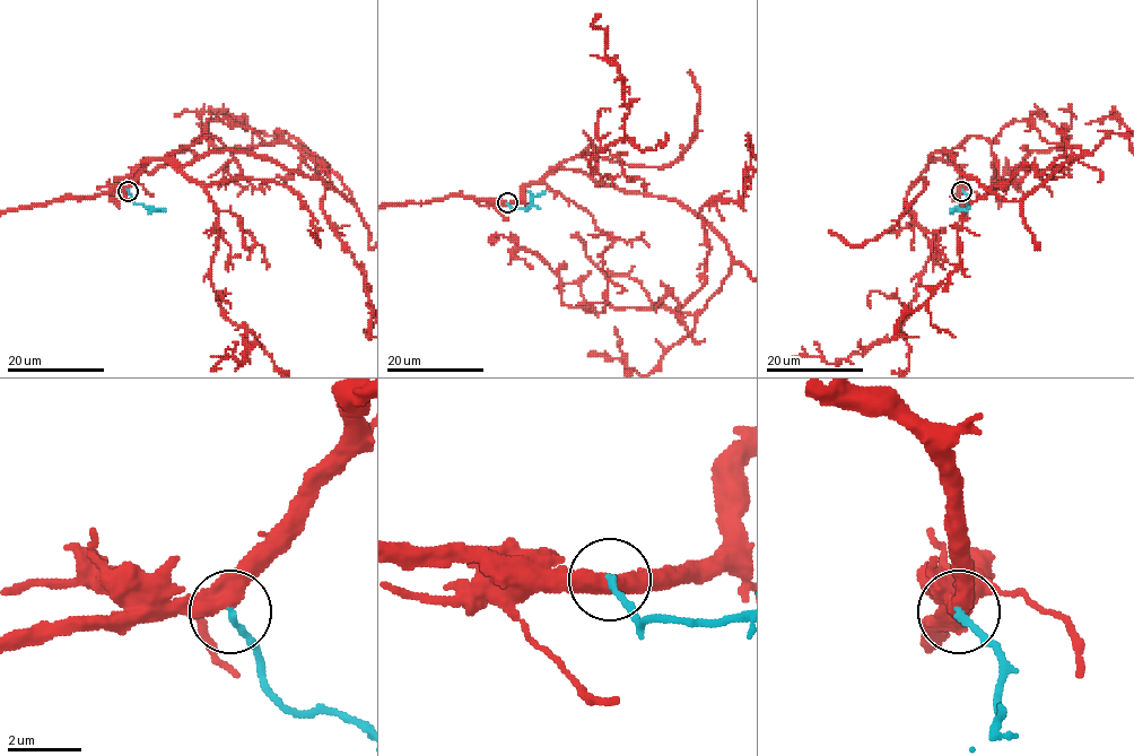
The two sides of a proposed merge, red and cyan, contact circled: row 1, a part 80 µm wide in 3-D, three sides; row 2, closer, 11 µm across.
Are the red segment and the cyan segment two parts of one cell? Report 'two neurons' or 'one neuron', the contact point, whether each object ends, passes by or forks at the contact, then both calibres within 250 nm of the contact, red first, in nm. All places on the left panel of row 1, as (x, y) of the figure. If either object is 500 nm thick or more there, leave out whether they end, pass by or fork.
one neuron; place (128, 191); red passes by; cyan ends; calibres 480 and 180 nm

